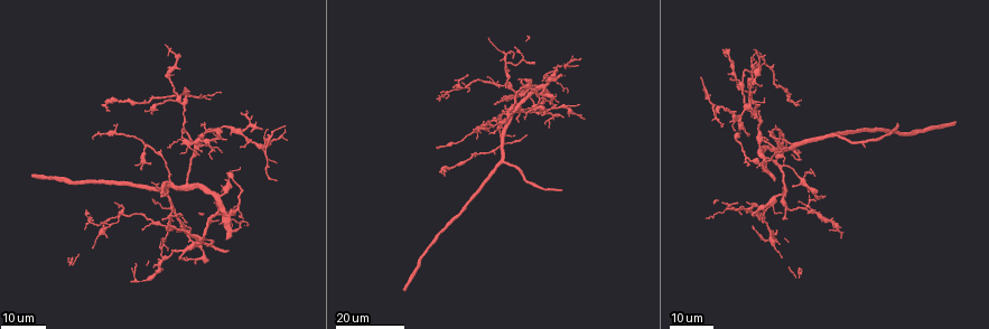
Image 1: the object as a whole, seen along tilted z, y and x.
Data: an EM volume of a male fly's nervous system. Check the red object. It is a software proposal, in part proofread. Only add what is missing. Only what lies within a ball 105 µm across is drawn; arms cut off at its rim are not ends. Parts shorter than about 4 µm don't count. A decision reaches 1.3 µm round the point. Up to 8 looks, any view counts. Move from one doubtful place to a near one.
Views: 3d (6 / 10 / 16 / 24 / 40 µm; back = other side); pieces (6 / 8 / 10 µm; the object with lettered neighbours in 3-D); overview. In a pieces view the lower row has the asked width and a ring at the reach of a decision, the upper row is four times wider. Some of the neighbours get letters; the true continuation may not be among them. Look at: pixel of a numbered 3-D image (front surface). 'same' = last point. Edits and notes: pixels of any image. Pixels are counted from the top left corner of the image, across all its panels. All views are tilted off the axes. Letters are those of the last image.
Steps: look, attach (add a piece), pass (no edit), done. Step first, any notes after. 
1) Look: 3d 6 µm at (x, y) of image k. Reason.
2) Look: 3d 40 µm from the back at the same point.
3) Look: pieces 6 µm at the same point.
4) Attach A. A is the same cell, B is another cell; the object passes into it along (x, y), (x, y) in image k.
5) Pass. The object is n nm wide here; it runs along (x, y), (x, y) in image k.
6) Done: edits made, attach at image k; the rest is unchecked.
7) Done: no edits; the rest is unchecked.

Look: 3d 24 µm at (799, 101) of image 1.

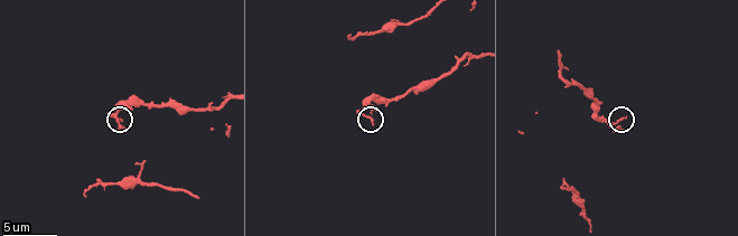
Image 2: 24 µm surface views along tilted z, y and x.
Look: 3d 10 µm at (121, 122) of image 2.

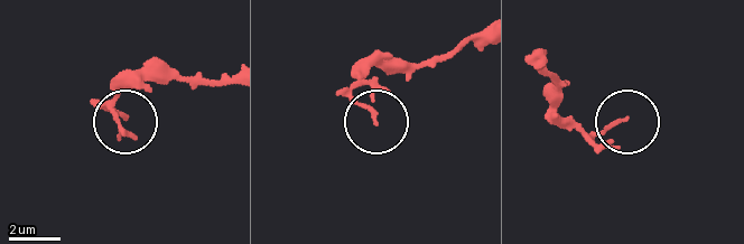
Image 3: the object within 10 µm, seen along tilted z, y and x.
Look: pieces 6 µm at (625, 119) of image 3.

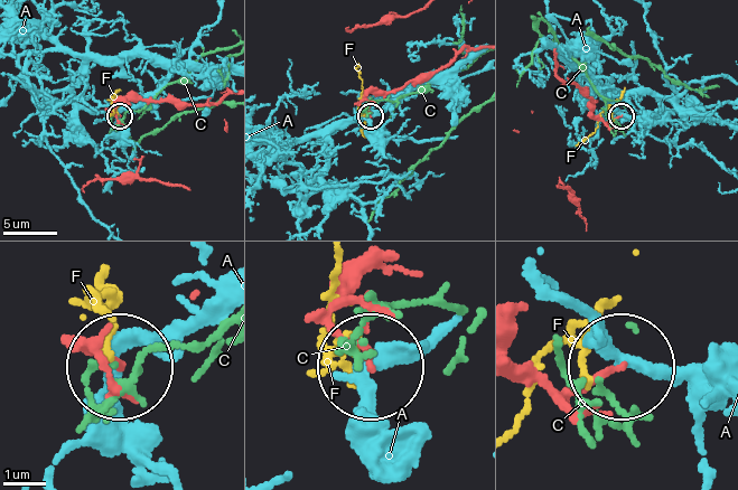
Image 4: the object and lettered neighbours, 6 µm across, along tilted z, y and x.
Pass. A, C and F are other cells; it runs along (476, 48), (400, 86), (371, 92), (362, 103), (370, 115) in image 4; no lettered piece goes on from it.

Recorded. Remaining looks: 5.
Look: 3d 6 µm at (86, 197) of image 2. Tapers out.

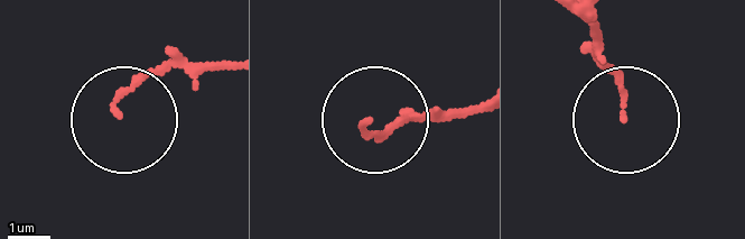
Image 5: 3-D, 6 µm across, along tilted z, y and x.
Look: pieces 8 µm at (367, 122) of image 5.

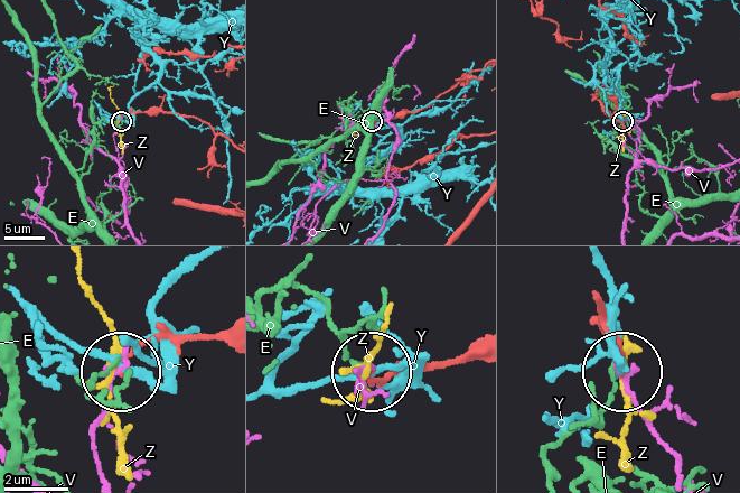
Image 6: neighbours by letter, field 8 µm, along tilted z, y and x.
Pass. The object is 120 nm wide here; E, V, Y and Z are other cells; no lettered piece goes on from it.

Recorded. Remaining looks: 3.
Look: 3d 16 µm at (783, 142) of image 1. Branch stops here.

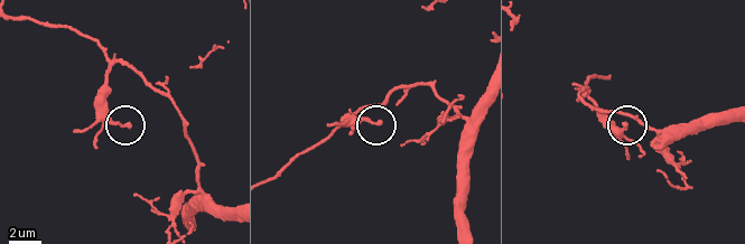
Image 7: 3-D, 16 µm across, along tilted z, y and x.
Look: pieces 6 µm at (382, 121) of image 7.

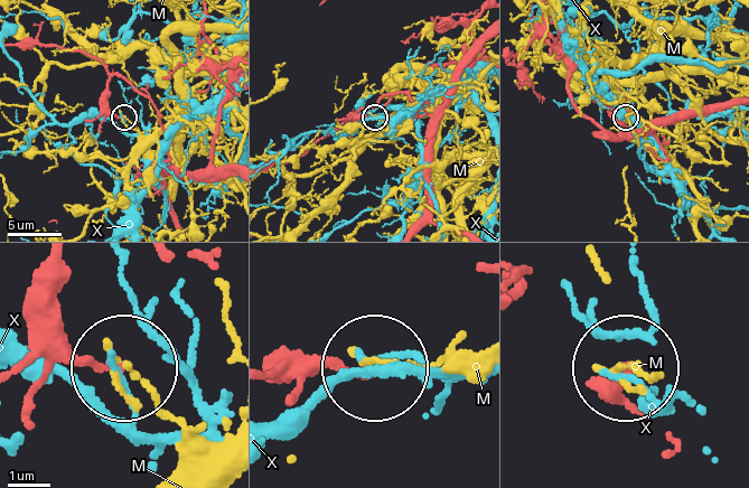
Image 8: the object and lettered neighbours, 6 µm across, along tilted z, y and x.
Pass. M and X are other cells; none of them fits.

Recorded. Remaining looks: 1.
Done: no edits; the rest is unchecked.

